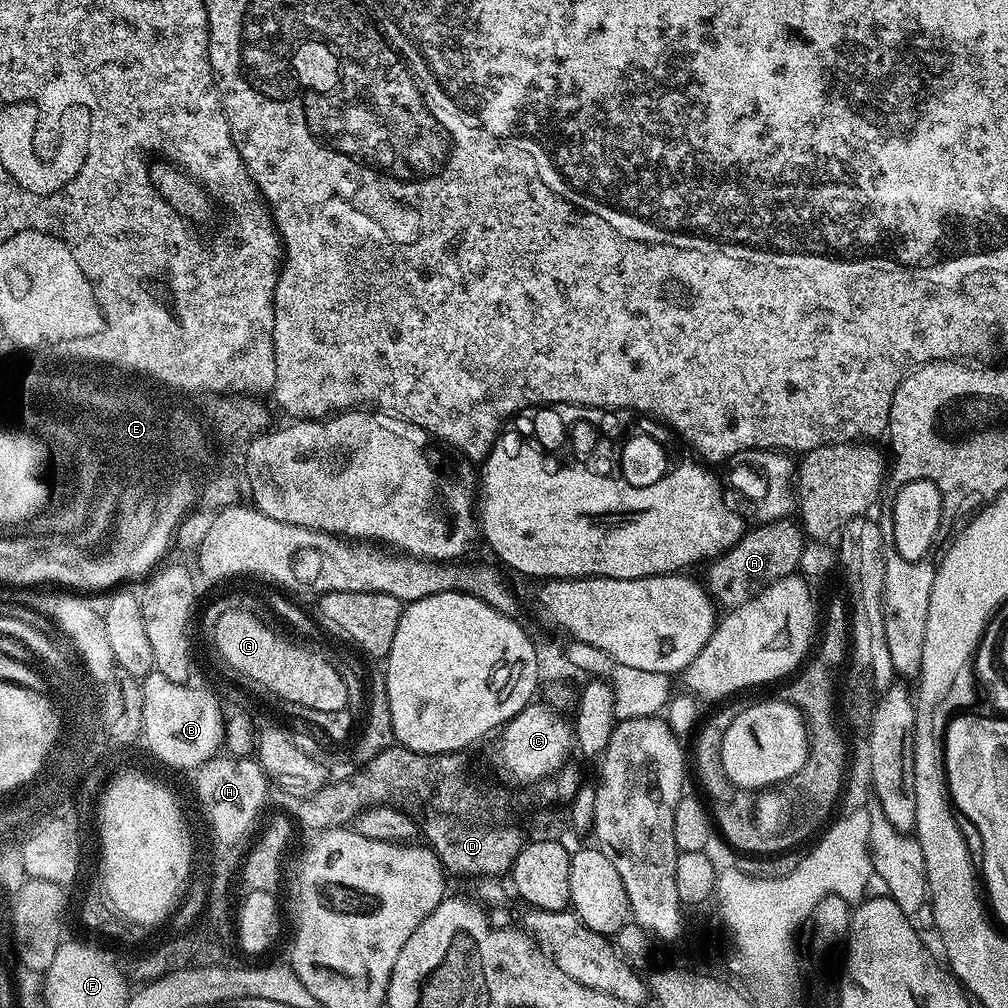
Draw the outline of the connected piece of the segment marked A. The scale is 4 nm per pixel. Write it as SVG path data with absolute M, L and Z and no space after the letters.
M787 518L757 523L756 528L749 527L744 537L733 548L715 557L707 565L708 580L706 587L715 603L731 610L754 598L763 588L768 588L776 580L793 575L799 569L804 553L806 533L795 519Z

